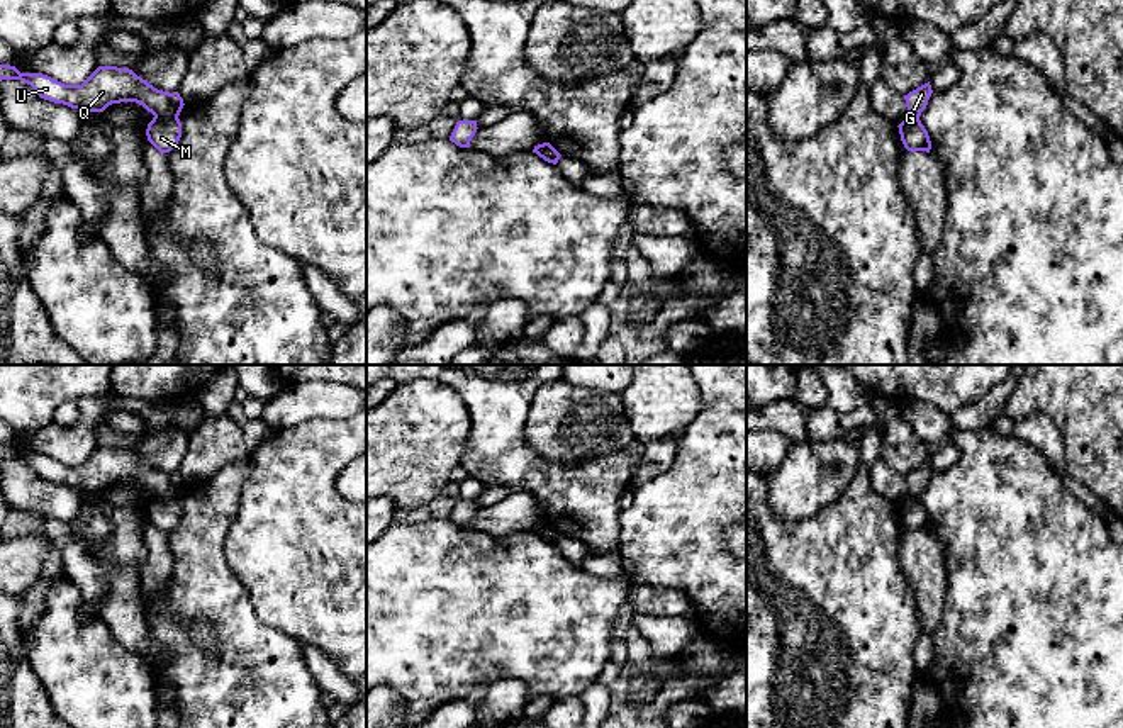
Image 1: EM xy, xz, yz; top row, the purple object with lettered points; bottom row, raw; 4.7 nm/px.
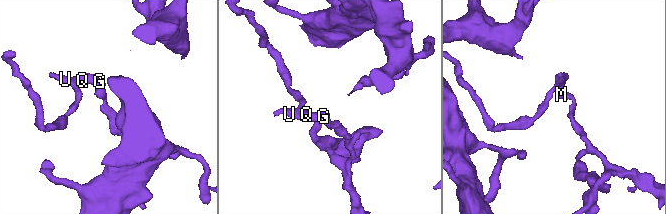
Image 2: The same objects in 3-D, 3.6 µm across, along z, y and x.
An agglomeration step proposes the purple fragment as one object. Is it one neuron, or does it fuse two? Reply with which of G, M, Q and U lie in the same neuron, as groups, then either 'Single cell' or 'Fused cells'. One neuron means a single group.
Groups: G Q U / M. Fused cells

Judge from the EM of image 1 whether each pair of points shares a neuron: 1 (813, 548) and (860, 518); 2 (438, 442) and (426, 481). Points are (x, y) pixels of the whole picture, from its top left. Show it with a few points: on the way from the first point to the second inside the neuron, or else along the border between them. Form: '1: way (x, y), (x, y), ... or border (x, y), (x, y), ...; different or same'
1: way (825, 548), (830, 548), (849, 530); same
2: way (428, 452), (426, 470); same

